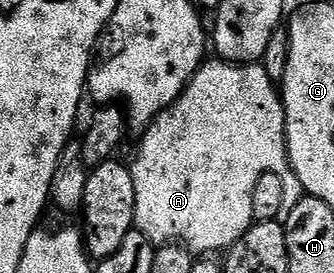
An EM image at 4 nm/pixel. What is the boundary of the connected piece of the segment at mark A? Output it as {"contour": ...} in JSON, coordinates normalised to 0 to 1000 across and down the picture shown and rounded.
{"contour":[[[665,212],[614,227],[584,264],[578,289],[560,308],[560,326],[527,359],[524,377],[488,407],[467,440],[425,487],[428,516],[416,527],[416,575],[404,601],[389,604],[398,637],[398,696],[404,700],[404,784],[422,846],[467,901],[503,886],[533,886],[557,901],[575,927],[656,923],[692,912],[731,857],[766,817],[757,769],[757,711],[769,696],[769,667],[799,630],[832,630],[865,601],[859,579],[859,421],[847,399],[847,355],[829,308],[811,293],[787,253],[784,231],[695,234]]]}

